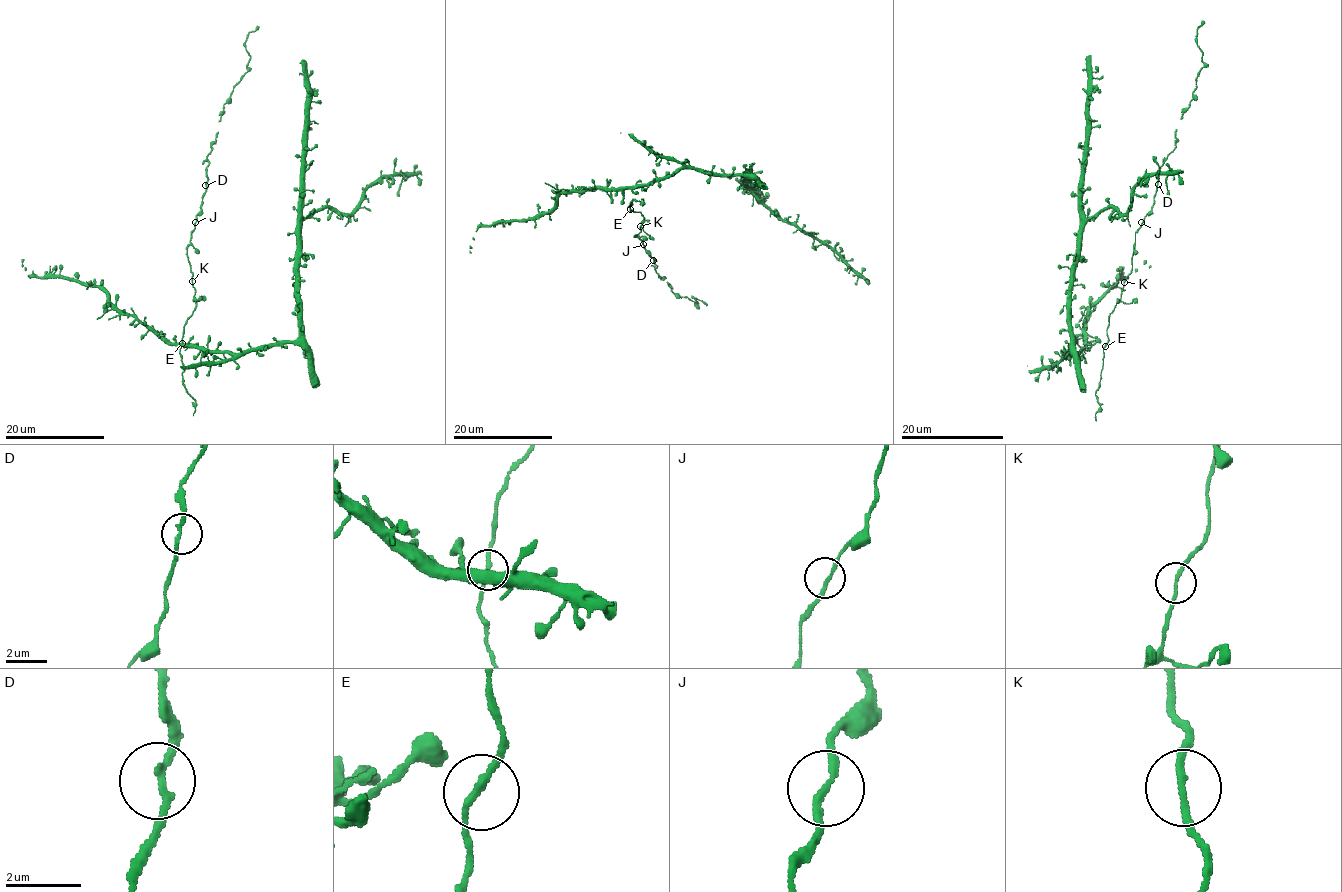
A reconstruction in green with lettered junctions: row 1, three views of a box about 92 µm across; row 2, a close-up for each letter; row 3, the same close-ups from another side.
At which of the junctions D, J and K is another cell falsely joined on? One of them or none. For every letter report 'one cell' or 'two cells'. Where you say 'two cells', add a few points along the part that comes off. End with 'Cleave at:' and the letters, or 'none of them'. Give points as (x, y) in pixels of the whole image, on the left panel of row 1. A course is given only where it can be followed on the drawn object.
D: one cell
J: one cell
K: one cell
Cleave at: none of them

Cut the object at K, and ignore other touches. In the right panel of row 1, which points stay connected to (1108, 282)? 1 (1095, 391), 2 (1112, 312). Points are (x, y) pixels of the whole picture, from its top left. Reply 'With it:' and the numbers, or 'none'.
With it: none

